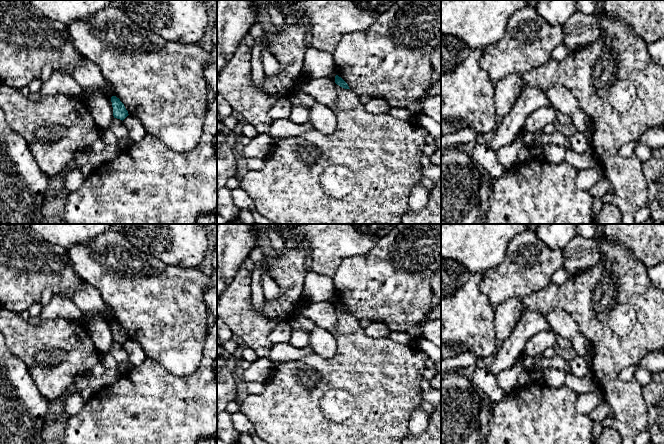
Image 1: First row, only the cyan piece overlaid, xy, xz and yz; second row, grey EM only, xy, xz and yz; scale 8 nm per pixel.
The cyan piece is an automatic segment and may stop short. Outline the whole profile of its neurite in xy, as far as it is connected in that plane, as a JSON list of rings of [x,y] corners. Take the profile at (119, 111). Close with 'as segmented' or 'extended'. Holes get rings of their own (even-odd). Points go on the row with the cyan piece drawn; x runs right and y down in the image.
[[[116,96],[111,97],[114,118],[124,120],[129,114],[124,104]]]; as segmented

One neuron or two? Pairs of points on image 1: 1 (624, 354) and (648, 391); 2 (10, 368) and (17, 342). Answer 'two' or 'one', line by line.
1: two
2: two

